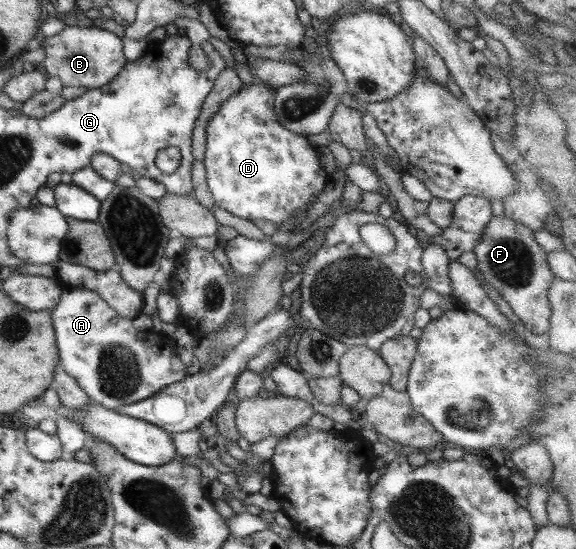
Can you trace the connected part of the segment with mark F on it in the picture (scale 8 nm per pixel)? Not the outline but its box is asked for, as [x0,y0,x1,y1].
[472,215,555,335]

